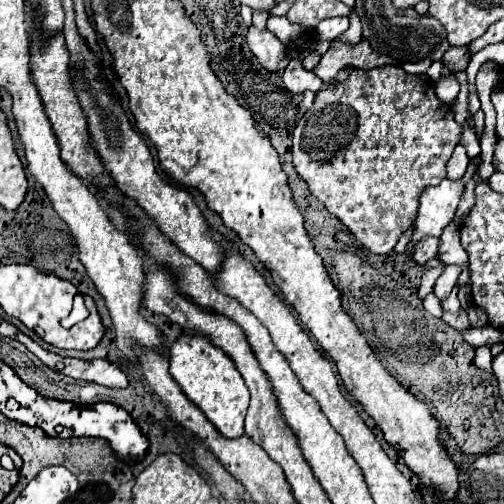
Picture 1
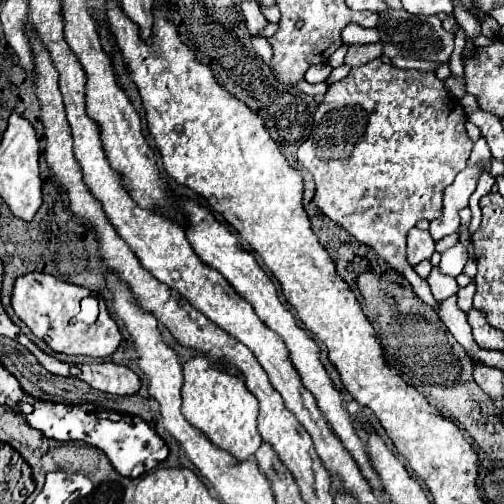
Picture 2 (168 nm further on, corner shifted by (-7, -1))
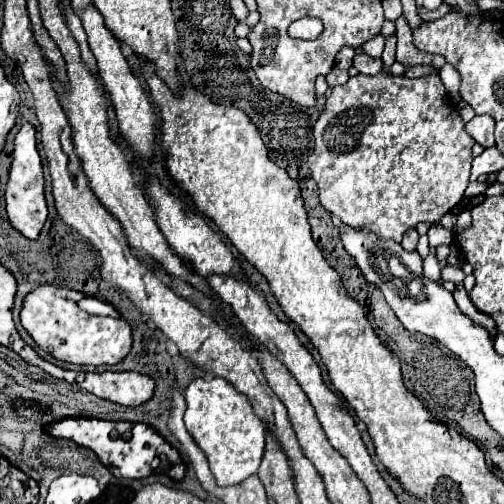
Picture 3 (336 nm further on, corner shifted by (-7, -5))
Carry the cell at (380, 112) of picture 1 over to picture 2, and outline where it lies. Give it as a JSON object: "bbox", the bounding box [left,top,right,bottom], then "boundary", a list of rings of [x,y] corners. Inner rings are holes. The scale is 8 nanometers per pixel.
{"bbox":[297,58,473,308],"boundary":[[[379,58],[371,60],[363,66],[351,68],[351,72],[347,74],[347,78],[331,84],[325,92],[325,100],[317,106],[315,110],[315,128],[311,132],[311,136],[299,146],[297,150],[297,158],[299,162],[313,174],[315,178],[315,204],[321,208],[321,212],[325,216],[329,216],[333,222],[341,224],[349,234],[353,234],[359,242],[371,246],[385,262],[389,262],[397,272],[401,272],[407,281],[412,286],[413,291],[423,300],[429,304],[431,308],[436,308],[439,303],[434,299],[430,287],[426,280],[421,279],[415,272],[409,262],[405,260],[405,252],[407,252],[407,234],[409,230],[419,222],[419,220],[435,220],[441,214],[441,198],[443,198],[443,190],[455,180],[457,172],[461,172],[465,168],[465,162],[471,154],[473,142],[467,136],[465,130],[465,122],[467,122],[467,114],[461,106],[461,102],[457,98],[451,96],[451,92],[445,88],[445,84],[435,76],[435,72],[421,72],[421,70],[403,70],[397,68],[393,64],[385,64]]]}

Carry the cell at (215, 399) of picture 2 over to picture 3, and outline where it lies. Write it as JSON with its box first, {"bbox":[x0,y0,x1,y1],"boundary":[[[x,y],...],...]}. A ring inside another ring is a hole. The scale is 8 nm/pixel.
{"bbox":[185,378,265,486],"boundary":[[[225,378],[193,380],[185,390],[185,426],[195,444],[203,450],[219,486],[235,486],[253,476],[261,464],[265,446],[265,424],[255,416],[245,394],[239,394]]]}

